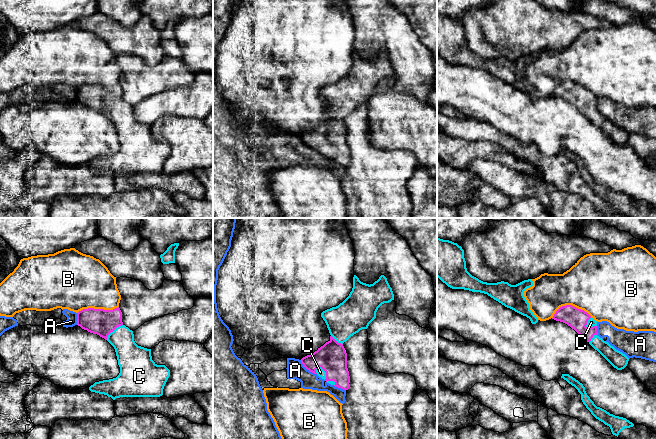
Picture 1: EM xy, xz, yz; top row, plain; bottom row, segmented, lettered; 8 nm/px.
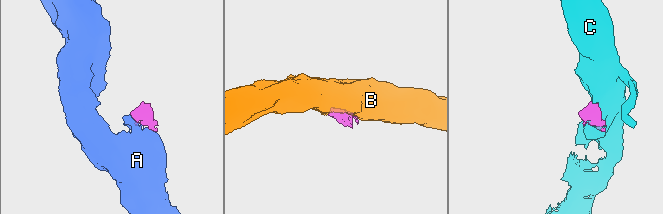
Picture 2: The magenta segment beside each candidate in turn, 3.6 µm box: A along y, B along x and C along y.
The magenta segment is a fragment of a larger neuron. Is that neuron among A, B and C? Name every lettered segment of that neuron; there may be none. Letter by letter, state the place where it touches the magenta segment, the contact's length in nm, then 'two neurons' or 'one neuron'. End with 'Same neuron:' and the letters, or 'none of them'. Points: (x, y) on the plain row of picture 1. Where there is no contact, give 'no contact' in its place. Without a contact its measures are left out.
A: xz (307, 145) | 180 nm | two neurons
B: yz (570, 81) | 320 nm | two neurons
C: xz (325, 147) | 130 nm | one neuron
Same neuron: C

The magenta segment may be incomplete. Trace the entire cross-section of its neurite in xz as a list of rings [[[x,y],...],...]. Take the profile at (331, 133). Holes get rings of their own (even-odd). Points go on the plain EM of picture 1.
[[[354,51],[349,72],[338,82],[321,89],[331,111],[330,116],[313,130],[303,133],[303,142],[327,159],[348,166],[350,152],[343,119],[360,106],[367,105],[376,94],[378,84],[392,76],[394,70],[384,51],[370,61]]]

